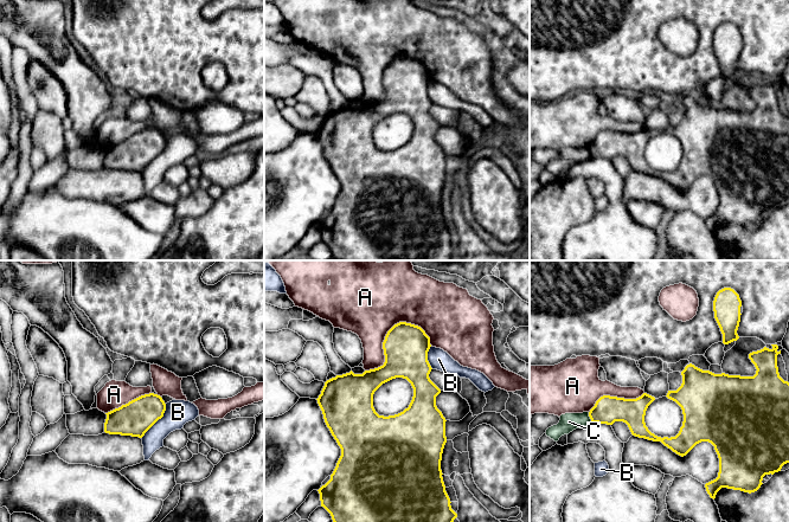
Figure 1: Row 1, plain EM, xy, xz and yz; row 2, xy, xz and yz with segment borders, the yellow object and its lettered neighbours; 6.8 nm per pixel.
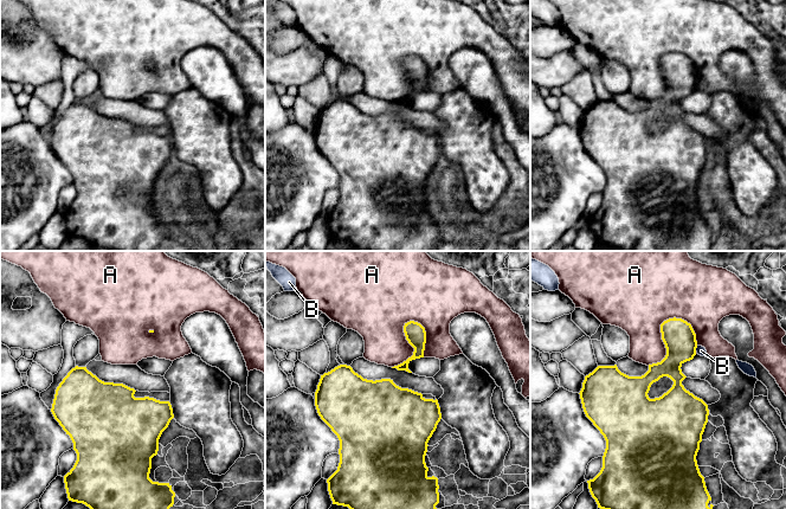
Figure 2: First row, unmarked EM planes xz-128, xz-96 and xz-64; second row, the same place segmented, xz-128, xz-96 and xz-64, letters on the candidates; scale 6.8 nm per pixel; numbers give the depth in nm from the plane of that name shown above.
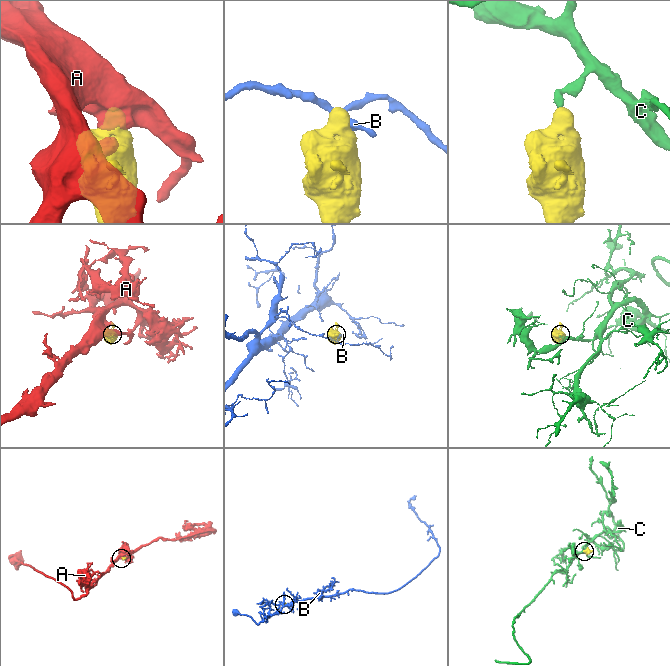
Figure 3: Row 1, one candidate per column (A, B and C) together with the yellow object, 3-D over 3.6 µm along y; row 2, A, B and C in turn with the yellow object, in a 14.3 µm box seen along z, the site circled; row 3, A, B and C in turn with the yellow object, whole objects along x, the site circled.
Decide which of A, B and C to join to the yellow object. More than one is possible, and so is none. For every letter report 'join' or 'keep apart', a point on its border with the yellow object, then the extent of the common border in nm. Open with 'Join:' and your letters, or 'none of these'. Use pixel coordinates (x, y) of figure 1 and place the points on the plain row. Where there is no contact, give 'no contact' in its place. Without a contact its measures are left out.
Join: A
A: join; contact xz (386, 70); length 500 nm
B: keep apart; contact xy (156, 155); length 300 nm
C: keep apart; contact yz (589, 150); length 80 nm

